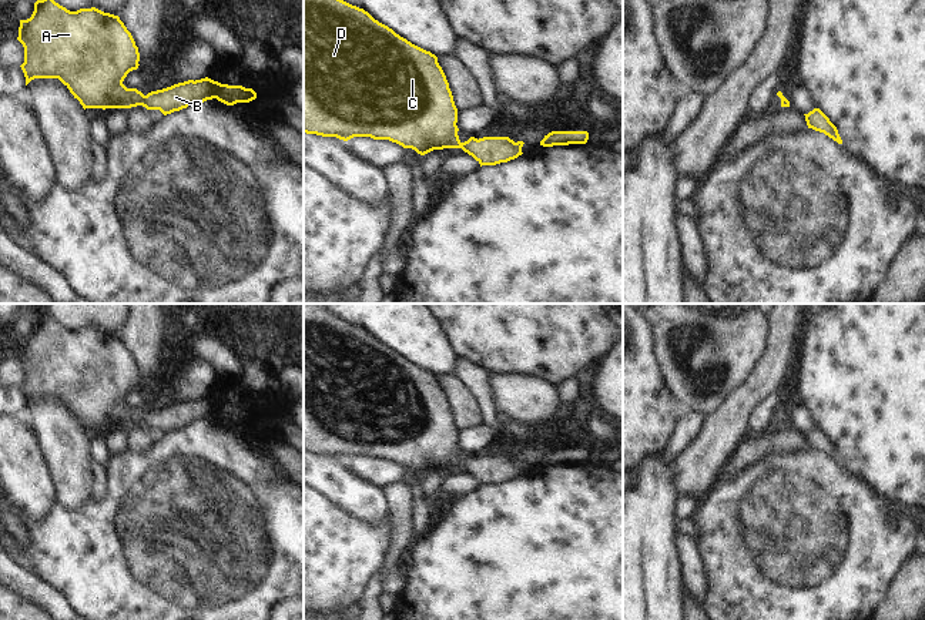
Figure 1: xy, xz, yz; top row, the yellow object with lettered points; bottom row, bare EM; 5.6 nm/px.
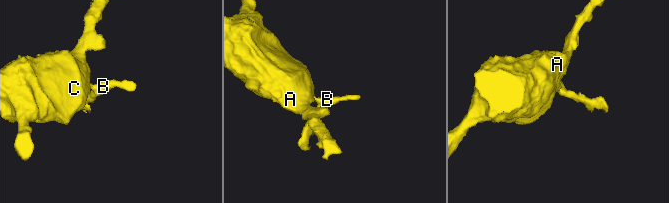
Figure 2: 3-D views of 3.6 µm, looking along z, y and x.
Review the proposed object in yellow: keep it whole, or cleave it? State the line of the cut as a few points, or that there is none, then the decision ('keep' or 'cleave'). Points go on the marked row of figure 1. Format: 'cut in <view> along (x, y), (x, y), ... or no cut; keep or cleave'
no cut; keep

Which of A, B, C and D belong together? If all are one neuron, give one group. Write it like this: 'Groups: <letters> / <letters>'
Groups: A B C D

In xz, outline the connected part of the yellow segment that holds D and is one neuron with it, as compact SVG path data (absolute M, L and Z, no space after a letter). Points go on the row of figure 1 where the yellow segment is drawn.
M304 0L304 133L316 134L322 137L336 137L339 140L348 141L353 137L371 137L373 140L389 140L402 145L403 148L412 148L418 154L425 155L433 150L443 148L462 148L465 153L472 155L482 165L496 165L500 162L507 162L510 160L522 155L523 141L515 143L509 137L470 137L467 141L462 143L458 135L458 108L453 101L449 83L442 67L438 63L438 57L430 51L426 51L406 38L396 34L388 26L375 20L368 11L352 6L343 0Z

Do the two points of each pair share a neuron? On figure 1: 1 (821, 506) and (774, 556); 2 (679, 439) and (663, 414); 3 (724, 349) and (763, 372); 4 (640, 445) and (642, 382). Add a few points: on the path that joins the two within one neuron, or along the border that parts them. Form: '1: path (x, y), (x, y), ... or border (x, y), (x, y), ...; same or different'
1: path (808, 519), (787, 543); same
2: border (683, 412), (662, 452); different
3: border (768, 335), (764, 354), (750, 375), (733, 391); different
4: path (640, 429), (640, 398); same

